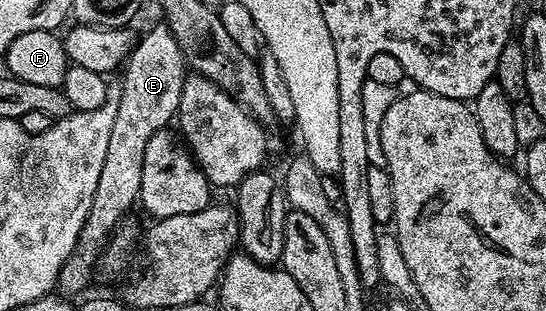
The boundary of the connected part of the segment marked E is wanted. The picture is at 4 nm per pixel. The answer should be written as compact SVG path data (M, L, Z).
M157 23L156 26L153 27L152 30L149 31L148 34L145 35L144 38L137 40L135 44L133 44L126 60L122 65L122 74L124 73L124 82L118 85L120 91L120 98L118 99L118 115L114 119L114 128L110 131L110 144L106 146L106 160L102 163L102 171L100 172L98 178L98 191L94 191L94 203L90 203L90 215L86 215L86 223L82 223L82 231L78 235L78 243L74 247L74 251L70 255L70 259L66 259L66 263L62 263L62 271L58 275L58 279L56 280L56 284L58 286L59 292L64 295L72 295L68 293L80 293L83 294L88 284L92 281L92 272L95 271L96 265L98 269L98 262L103 258L105 249L108 248L108 242L112 239L112 234L116 232L117 229L121 228L124 216L127 215L128 212L132 209L132 204L135 206L137 204L138 198L140 196L140 188L142 187L142 159L145 158L145 150L146 143L149 142L150 137L154 135L155 132L158 132L160 129L168 129L170 123L168 120L175 118L177 116L180 100L182 99L182 87L184 86L184 79L186 76L186 62L184 56L182 55L182 51L178 47L178 43L174 35L170 32L167 25L163 23Z

